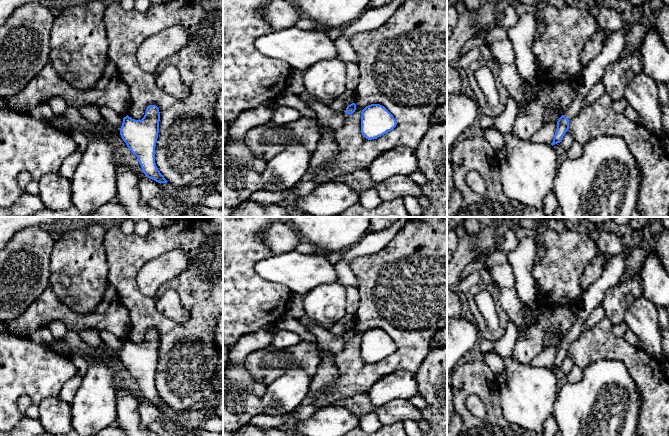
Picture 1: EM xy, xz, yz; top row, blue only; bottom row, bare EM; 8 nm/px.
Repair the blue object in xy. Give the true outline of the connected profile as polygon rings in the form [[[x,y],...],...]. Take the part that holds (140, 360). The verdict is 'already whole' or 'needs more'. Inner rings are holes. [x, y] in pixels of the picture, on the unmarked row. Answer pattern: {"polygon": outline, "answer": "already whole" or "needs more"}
{"polygon": [[[156,329],[146,332],[141,344],[128,339],[123,342],[120,359],[130,375],[137,381],[142,396],[158,407],[168,405],[158,394],[155,387],[155,371],[159,357],[160,336]]], "answer": "already whole"}

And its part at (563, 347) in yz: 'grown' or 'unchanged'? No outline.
grown

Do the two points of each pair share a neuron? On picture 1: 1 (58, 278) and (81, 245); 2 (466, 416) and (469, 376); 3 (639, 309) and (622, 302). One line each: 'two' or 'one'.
1: one
2: one
3: two

